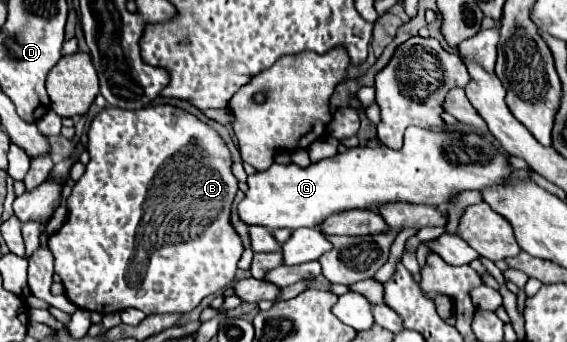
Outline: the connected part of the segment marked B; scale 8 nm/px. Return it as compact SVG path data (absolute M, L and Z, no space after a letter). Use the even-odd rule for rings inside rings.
M157 104L157 106L147 106L141 110L123 110L123 108L113 108L107 106L103 108L99 114L95 114L89 132L87 132L87 152L91 156L85 174L81 176L81 180L73 186L69 198L67 198L67 220L63 222L63 226L51 234L49 238L49 250L55 256L55 274L61 276L61 282L65 286L65 296L79 308L89 310L89 312L99 312L99 314L111 314L111 312L121 312L127 308L137 308L143 310L145 314L163 314L163 312L191 312L195 306L201 304L201 300L205 296L217 294L219 290L227 288L237 272L237 262L243 254L243 242L241 236L237 234L237 230L231 224L231 204L235 200L235 194L239 190L239 182L231 172L233 160L231 160L231 152L227 148L227 142L219 136L219 132L215 128L211 128L209 124L205 124L203 120L199 120L195 114L179 108L179 106L171 106L171 104ZM183 210L209 210L205 214L209 216L199 216L199 218L185 218L185 214L181 214Z

